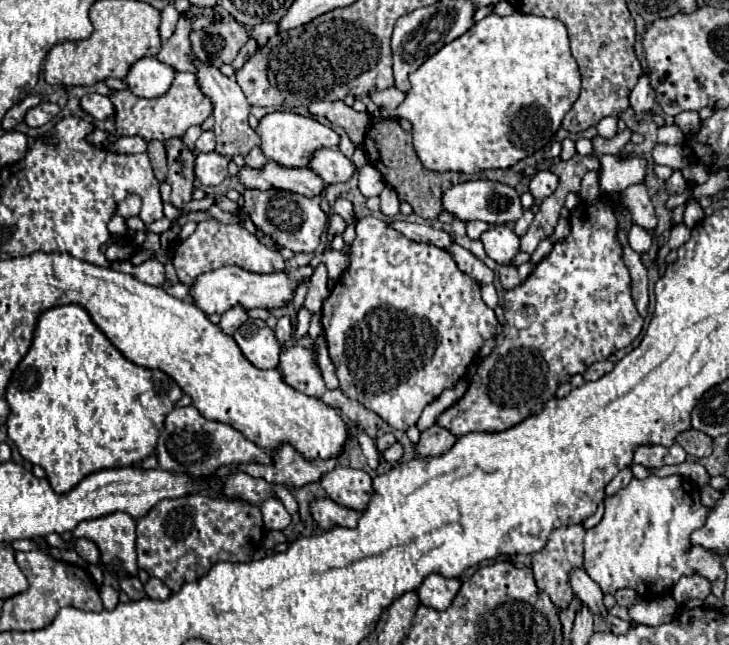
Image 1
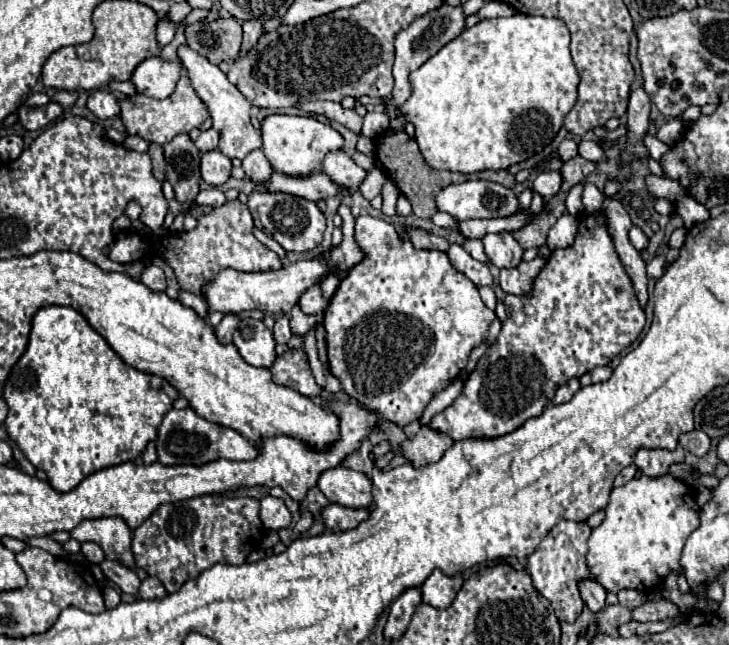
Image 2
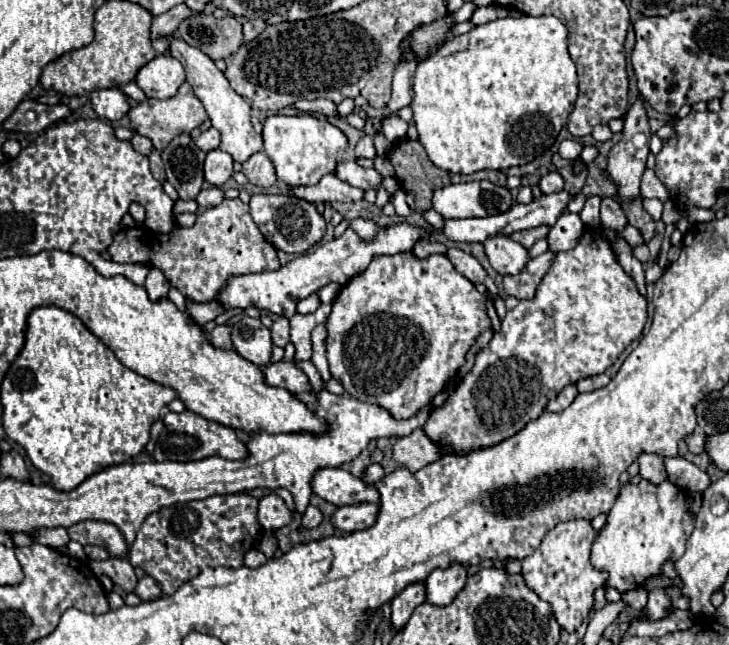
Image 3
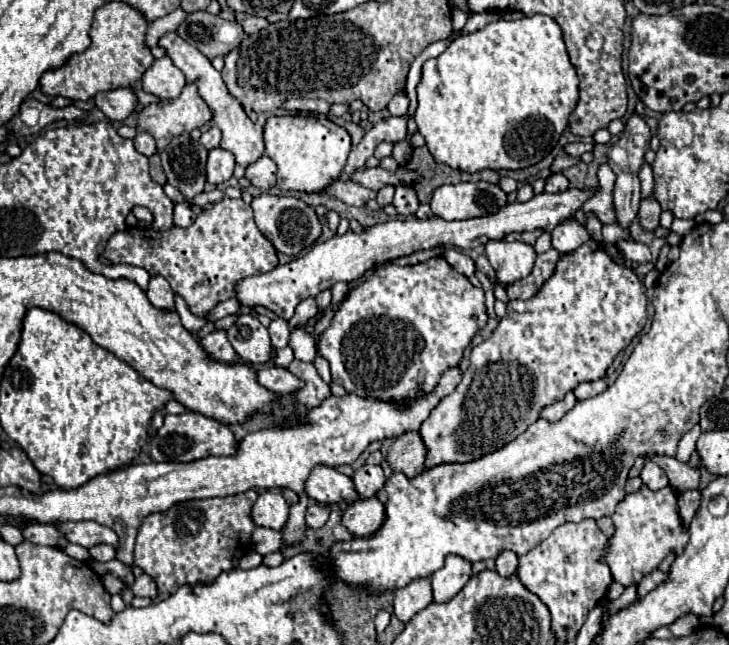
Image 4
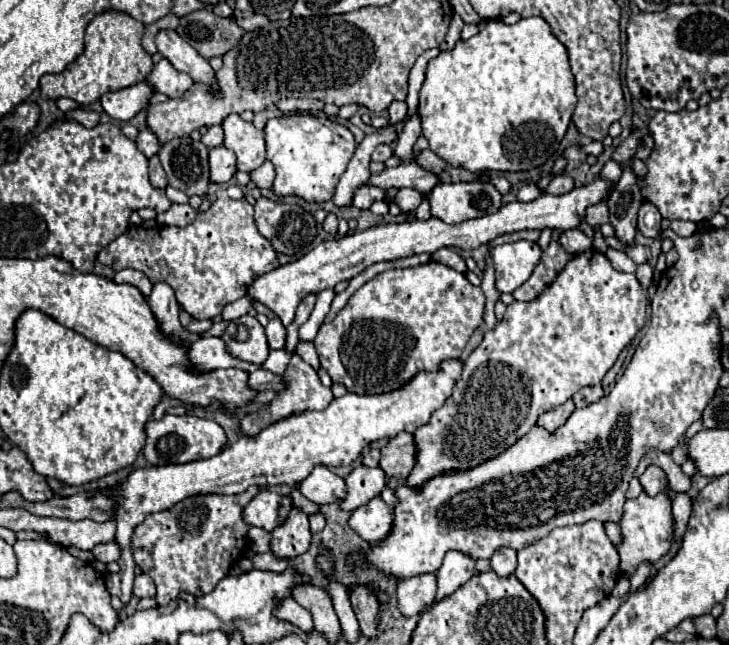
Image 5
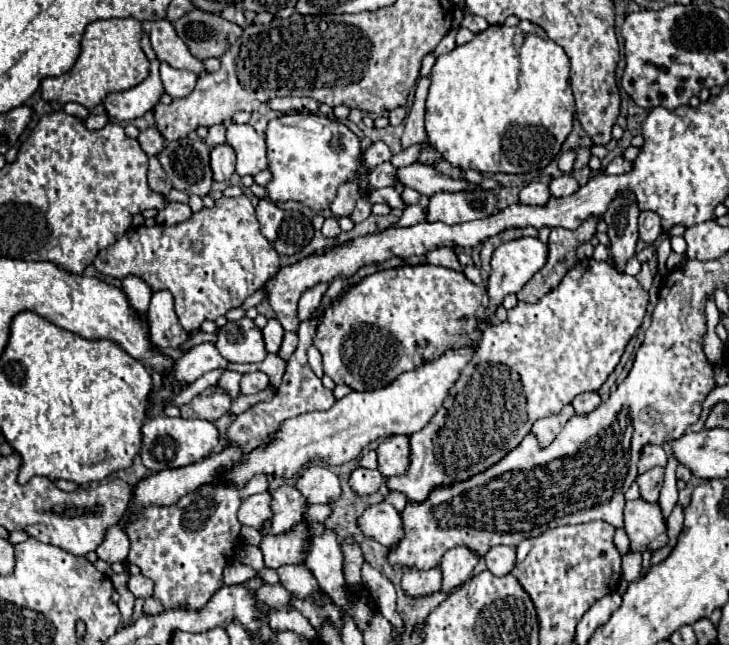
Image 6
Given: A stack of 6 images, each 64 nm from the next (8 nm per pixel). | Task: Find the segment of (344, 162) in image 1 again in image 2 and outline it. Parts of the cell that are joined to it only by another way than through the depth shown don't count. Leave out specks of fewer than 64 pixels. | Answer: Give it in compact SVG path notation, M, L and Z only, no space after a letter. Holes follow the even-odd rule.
M342 150L336 152L328 152L322 160L322 172L340 186L348 186L348 188L358 188L360 182L366 178L366 170L362 170L360 166L354 164L354 160L350 156L346 156Z

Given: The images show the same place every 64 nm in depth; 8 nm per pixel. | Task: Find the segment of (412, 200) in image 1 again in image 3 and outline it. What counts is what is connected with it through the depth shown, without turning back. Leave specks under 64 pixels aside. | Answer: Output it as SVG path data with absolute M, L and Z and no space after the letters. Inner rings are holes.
M402 138L394 142L392 150L388 152L388 160L394 166L394 178L398 184L414 196L418 214L432 208L434 190L452 182L448 172L434 168L422 144L416 140Z

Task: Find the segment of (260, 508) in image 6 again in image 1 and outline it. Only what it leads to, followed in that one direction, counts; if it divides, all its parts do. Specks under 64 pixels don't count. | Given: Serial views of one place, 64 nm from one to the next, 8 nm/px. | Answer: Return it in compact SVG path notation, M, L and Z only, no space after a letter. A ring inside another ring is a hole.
M278 498L266 500L260 508L264 516L264 526L268 526L268 530L284 530L290 524L290 514Z

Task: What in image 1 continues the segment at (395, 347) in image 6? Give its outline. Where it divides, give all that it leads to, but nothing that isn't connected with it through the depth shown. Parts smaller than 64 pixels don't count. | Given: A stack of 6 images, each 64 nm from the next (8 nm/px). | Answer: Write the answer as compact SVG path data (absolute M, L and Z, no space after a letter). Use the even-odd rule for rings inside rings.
M372 216L358 218L358 222L356 222L356 240L350 244L350 266L344 270L338 284L330 290L330 296L322 304L322 326L324 326L328 350L332 354L332 362L336 364L340 390L348 398L354 398L360 404L364 404L368 410L376 412L390 428L400 430L400 432L406 432L406 428L416 424L424 406L428 406L432 400L436 400L446 388L452 388L466 374L466 368L472 364L472 358L480 352L482 344L488 338L498 334L498 320L494 316L494 310L490 310L484 304L484 300L480 298L480 284L456 266L456 262L448 250L442 250L434 244L408 240L404 234L390 228L388 222L382 222L382 220L372 218Z

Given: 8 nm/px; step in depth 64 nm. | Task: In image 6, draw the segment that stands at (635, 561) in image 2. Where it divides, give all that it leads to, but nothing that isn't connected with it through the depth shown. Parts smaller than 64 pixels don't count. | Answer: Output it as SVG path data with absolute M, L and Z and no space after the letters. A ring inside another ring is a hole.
M642 498L626 502L624 508L624 532L630 538L630 552L658 552L668 544L666 520L658 502L646 502Z

